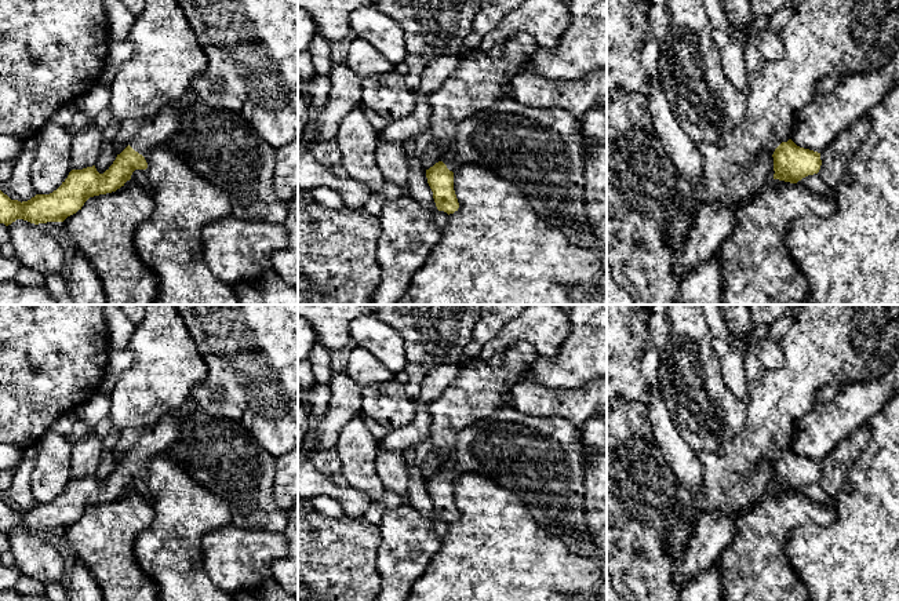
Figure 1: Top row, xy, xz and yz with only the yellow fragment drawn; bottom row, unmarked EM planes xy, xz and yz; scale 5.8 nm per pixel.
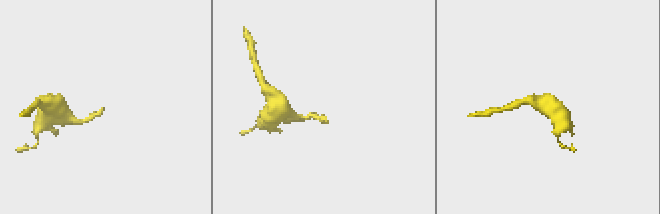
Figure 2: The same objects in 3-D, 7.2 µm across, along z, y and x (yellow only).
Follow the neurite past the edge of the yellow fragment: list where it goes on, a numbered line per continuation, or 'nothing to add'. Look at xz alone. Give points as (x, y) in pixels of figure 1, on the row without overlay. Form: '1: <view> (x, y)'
1: xz (447, 467)

